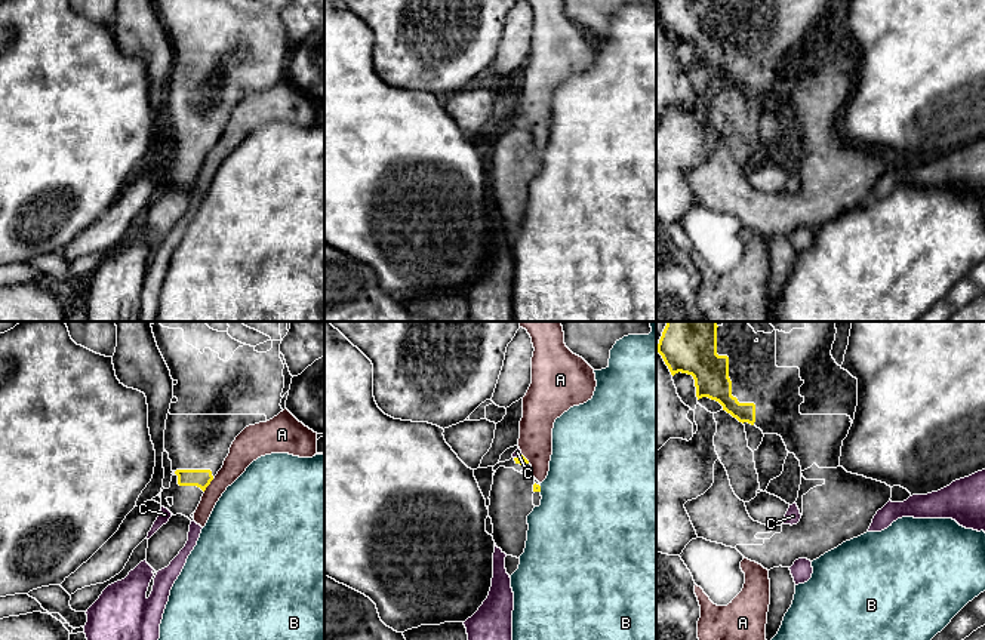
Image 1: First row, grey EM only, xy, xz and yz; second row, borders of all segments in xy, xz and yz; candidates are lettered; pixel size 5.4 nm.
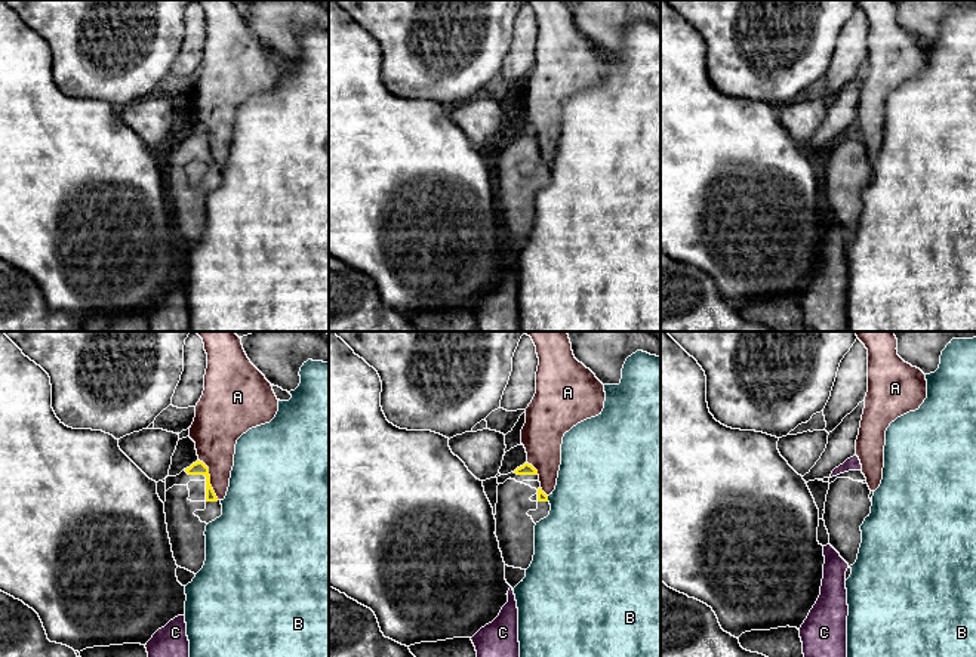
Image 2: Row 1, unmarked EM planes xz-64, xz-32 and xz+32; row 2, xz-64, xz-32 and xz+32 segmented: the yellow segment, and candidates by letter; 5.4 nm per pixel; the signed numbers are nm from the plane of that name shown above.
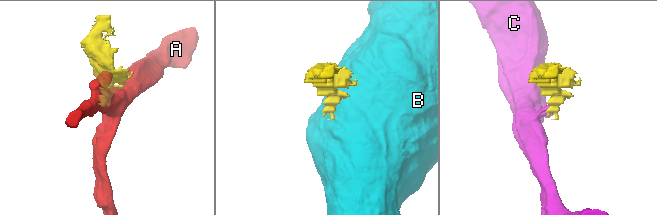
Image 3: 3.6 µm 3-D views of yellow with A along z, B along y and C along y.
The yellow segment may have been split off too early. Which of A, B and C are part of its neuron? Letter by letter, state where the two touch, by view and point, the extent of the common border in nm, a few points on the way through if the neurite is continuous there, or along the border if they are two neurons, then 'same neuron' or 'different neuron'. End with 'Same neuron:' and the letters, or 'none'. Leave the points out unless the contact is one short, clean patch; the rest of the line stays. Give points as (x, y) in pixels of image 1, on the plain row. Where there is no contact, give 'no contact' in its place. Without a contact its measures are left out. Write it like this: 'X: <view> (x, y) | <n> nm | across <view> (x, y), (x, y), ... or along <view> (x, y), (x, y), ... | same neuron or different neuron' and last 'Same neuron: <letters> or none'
A: xy (209, 151) | 90 nm | different neuron
B: xz (539, 157) | 30 nm | along xz (539, 154), (541, 159) | different neuron
C: xz (517, 125) | 50 nm | along xz (522, 123), (514, 126) | different neuron
Same neuron: none

